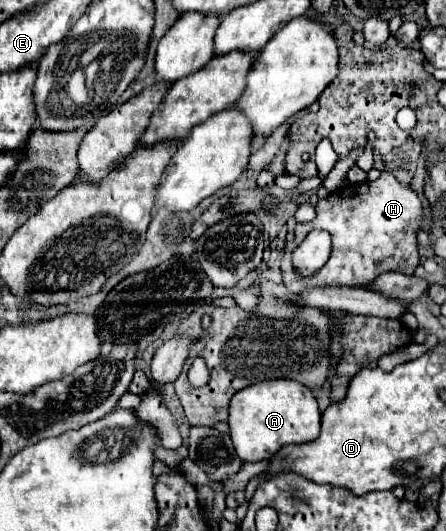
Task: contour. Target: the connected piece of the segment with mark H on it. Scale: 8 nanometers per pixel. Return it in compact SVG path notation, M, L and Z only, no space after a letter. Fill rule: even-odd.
M383 171L379 179L371 183L367 181L361 185L339 187L329 197L319 199L317 217L311 223L299 223L295 229L295 241L285 245L285 257L281 263L283 283L291 293L301 293L305 287L367 285L379 273L387 271L413 275L415 267L419 265L419 253L415 245L423 221L425 215L419 195L409 185L401 185L389 171ZM313 229L327 229L333 235L333 253L315 275L299 277L291 265L291 255Z

